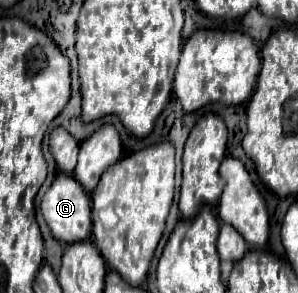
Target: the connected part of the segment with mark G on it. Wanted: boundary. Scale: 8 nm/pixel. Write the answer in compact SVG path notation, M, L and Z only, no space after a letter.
M63 172L57 174L51 188L43 196L41 212L53 236L65 244L79 242L91 236L91 196L85 192L85 188L81 188L81 184L73 178L73 174L63 174Z

